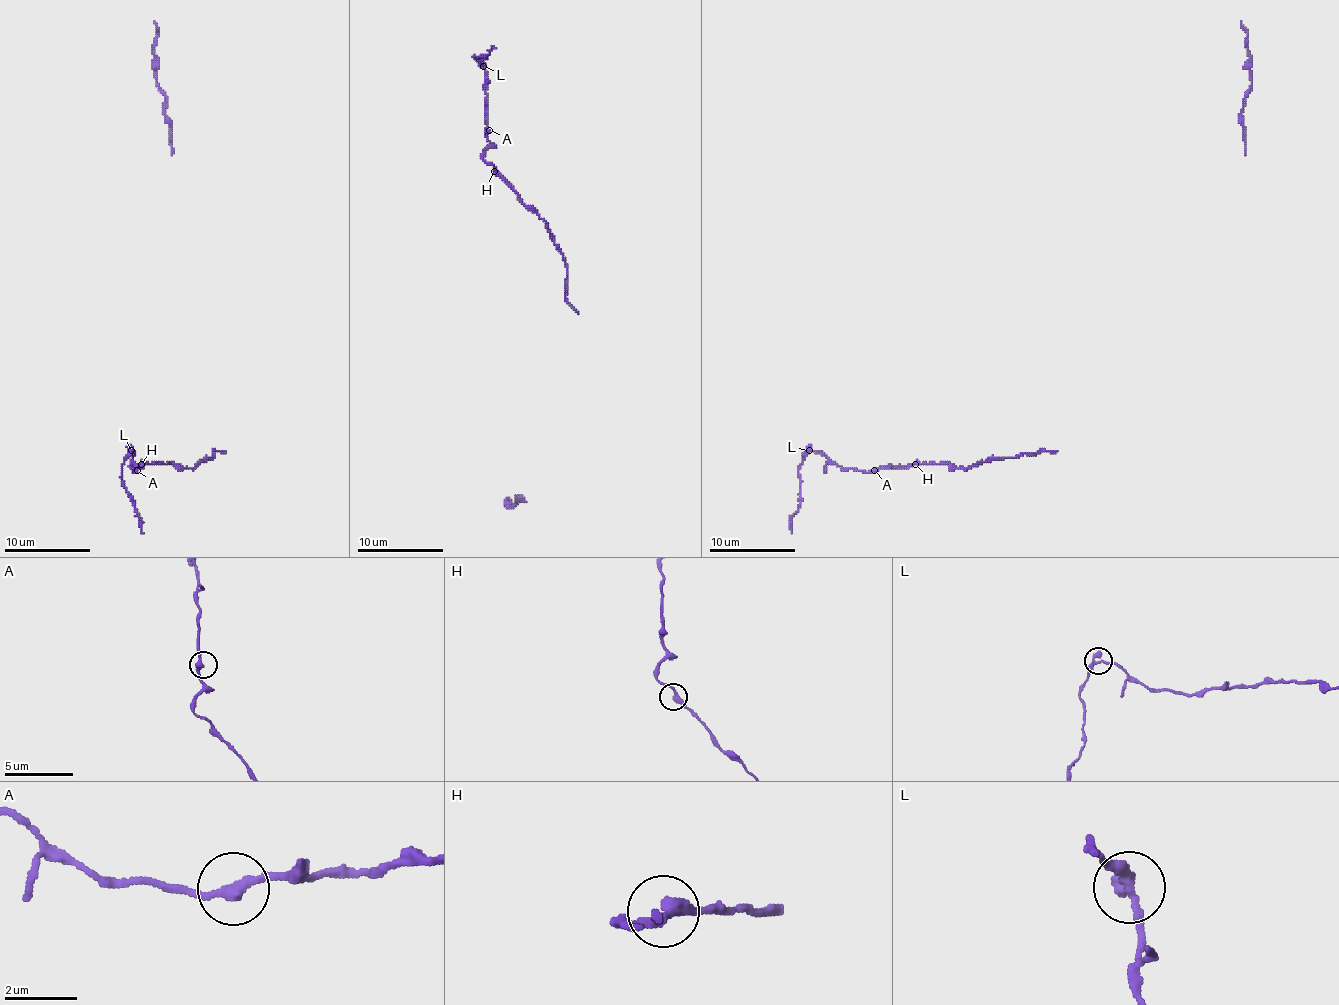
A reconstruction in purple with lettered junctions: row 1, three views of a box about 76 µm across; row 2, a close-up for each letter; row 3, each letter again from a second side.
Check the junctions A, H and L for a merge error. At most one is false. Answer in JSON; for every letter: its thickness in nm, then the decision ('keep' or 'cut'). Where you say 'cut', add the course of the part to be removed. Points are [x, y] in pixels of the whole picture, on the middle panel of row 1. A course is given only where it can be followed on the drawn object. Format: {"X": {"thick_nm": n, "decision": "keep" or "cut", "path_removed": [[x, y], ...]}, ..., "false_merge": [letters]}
{"A": {"thick_nm": 280, "decision": "keep"}, "H": {"thick_nm": 300, "decision": "keep"}, "L": {"thick_nm": 300, "decision": "cut", "path_removed": [[483, 65], [474, 54], [485, 57], [491, 48], [496, 48]]}, "false_merge": ["L"]}

